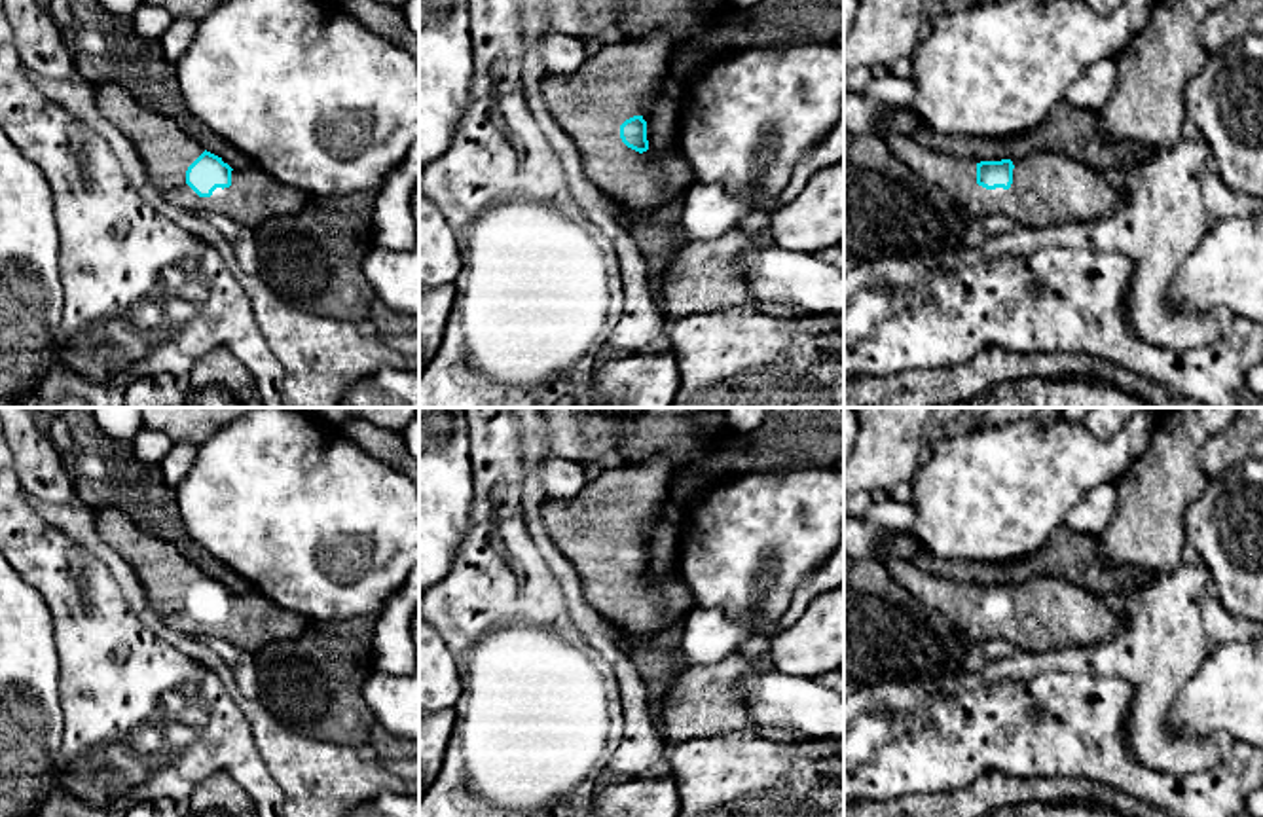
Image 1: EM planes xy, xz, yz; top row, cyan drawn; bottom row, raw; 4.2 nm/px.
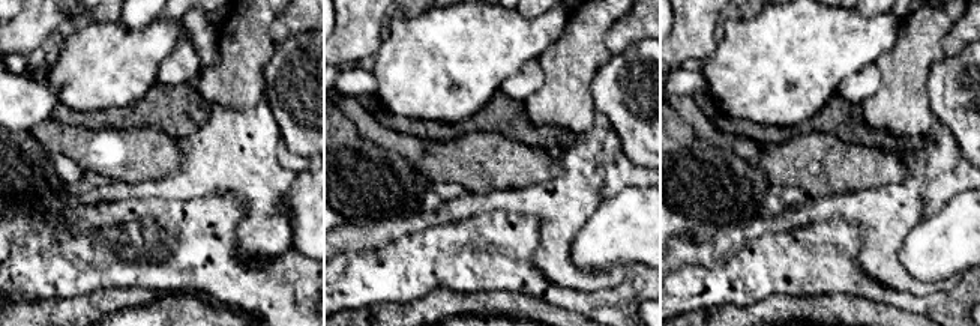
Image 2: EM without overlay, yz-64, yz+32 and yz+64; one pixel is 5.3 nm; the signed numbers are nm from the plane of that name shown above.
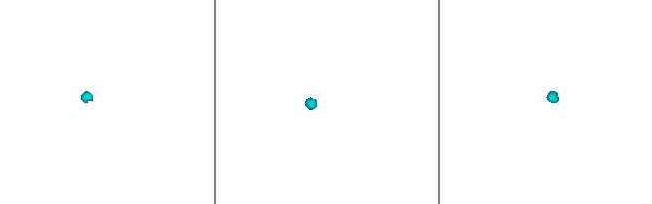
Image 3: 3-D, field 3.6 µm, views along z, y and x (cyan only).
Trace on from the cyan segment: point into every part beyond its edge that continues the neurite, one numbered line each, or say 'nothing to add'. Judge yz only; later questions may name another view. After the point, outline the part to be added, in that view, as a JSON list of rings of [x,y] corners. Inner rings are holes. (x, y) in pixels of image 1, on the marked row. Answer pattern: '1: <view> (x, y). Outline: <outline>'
1: yz (1047, 188). Outline: [[[884,123],[878,127],[878,136],[901,163],[937,184],[975,218],[999,214],[1026,227],[1047,227],[1104,218],[1123,205],[1113,176],[1058,152],[1032,152],[1022,159],[1011,159],[1015,165],[1011,188],[986,190],[977,184],[975,161],[893,135]]]

